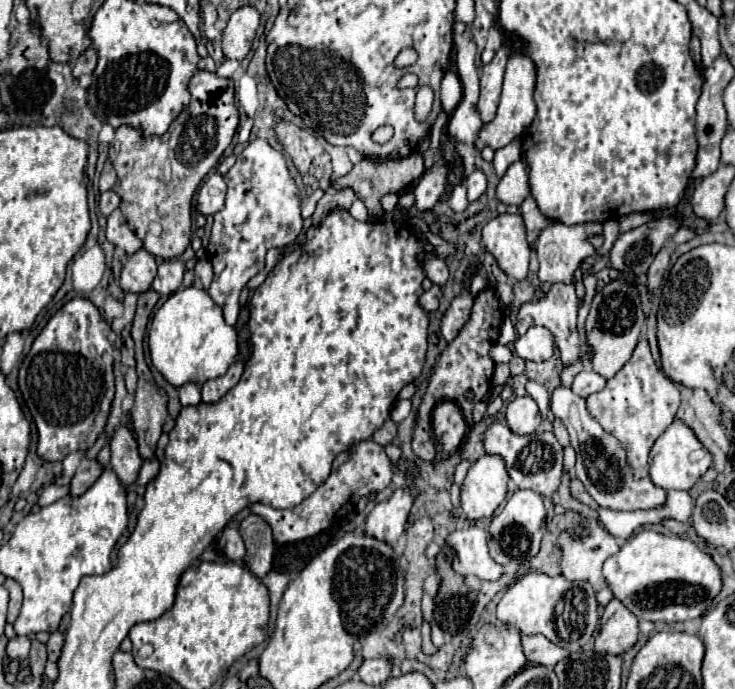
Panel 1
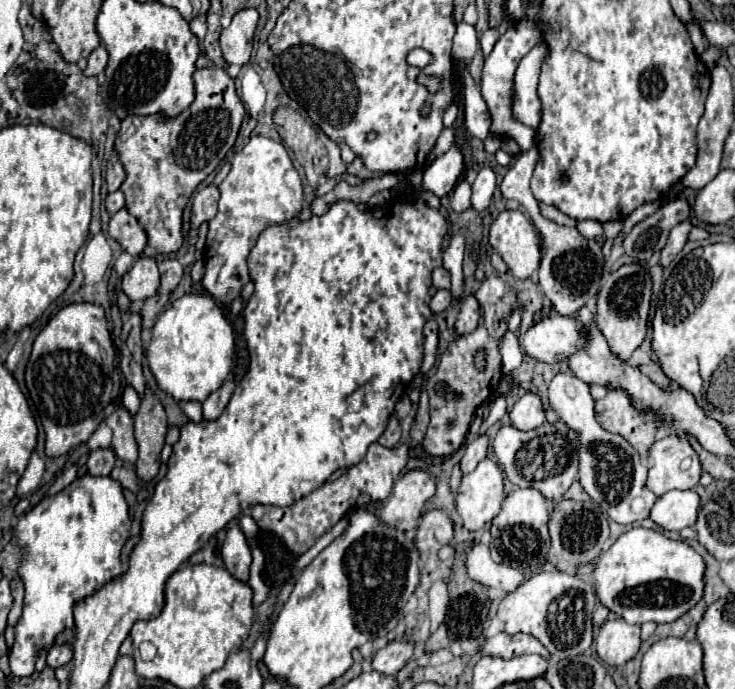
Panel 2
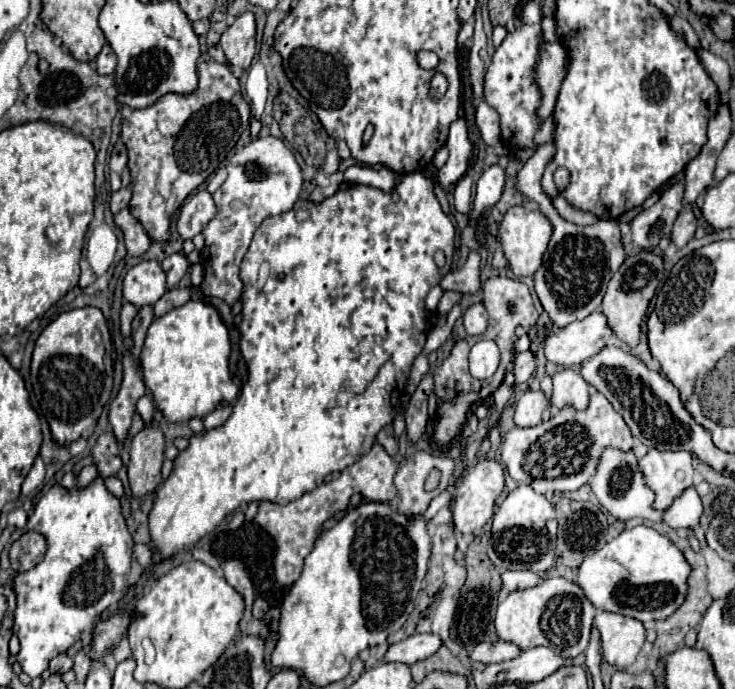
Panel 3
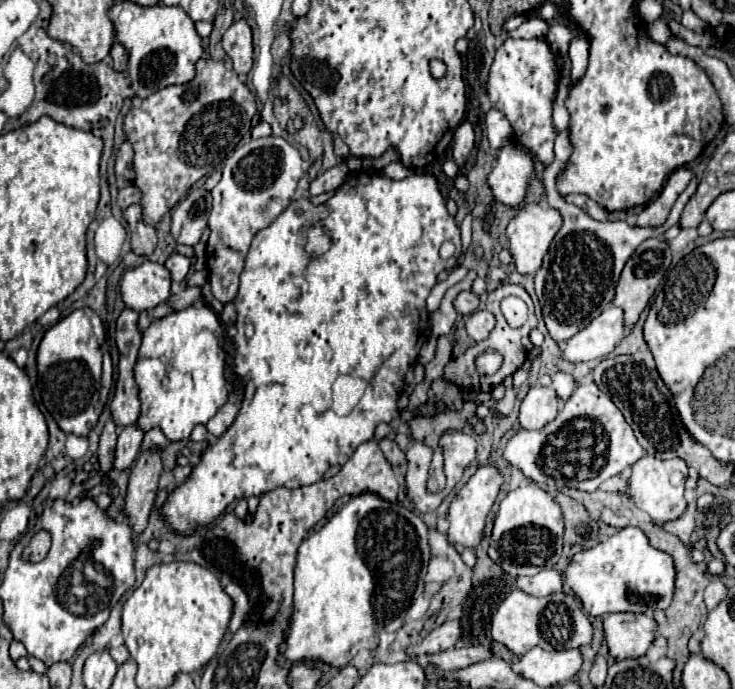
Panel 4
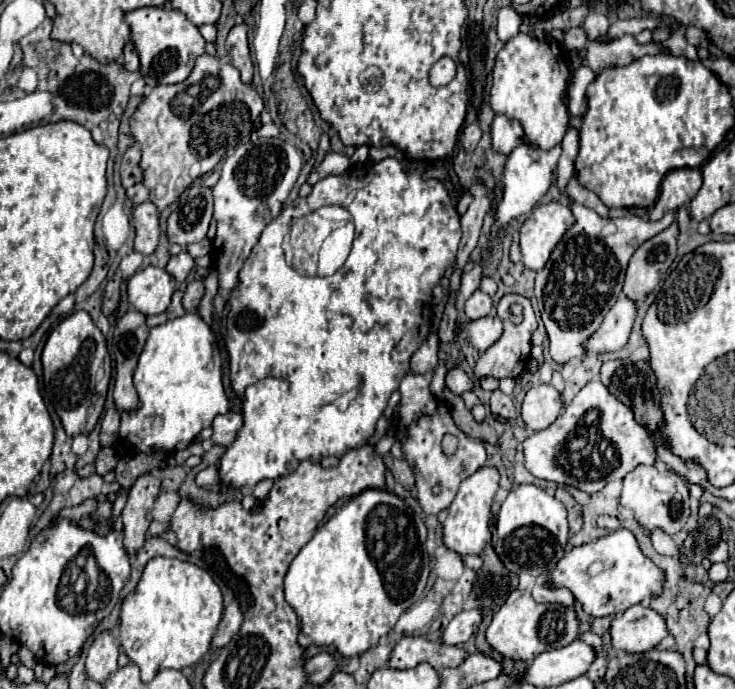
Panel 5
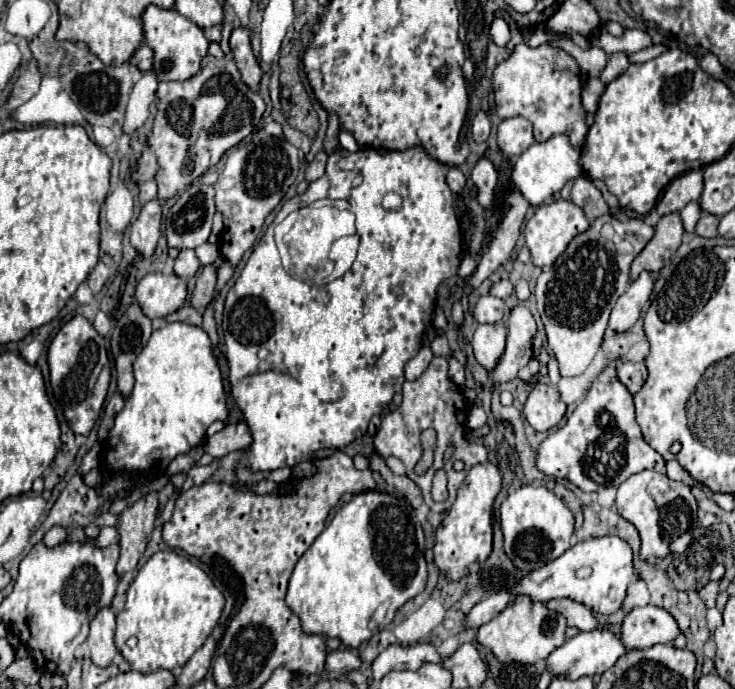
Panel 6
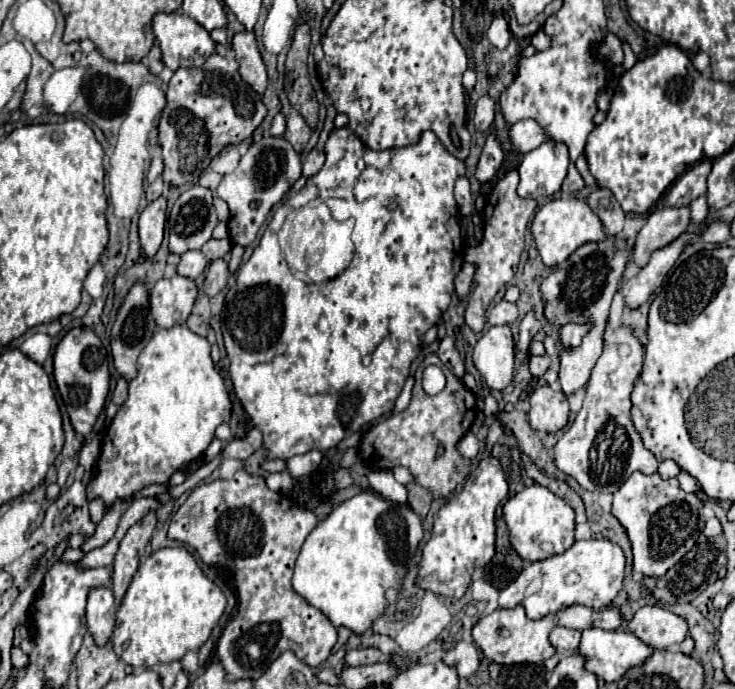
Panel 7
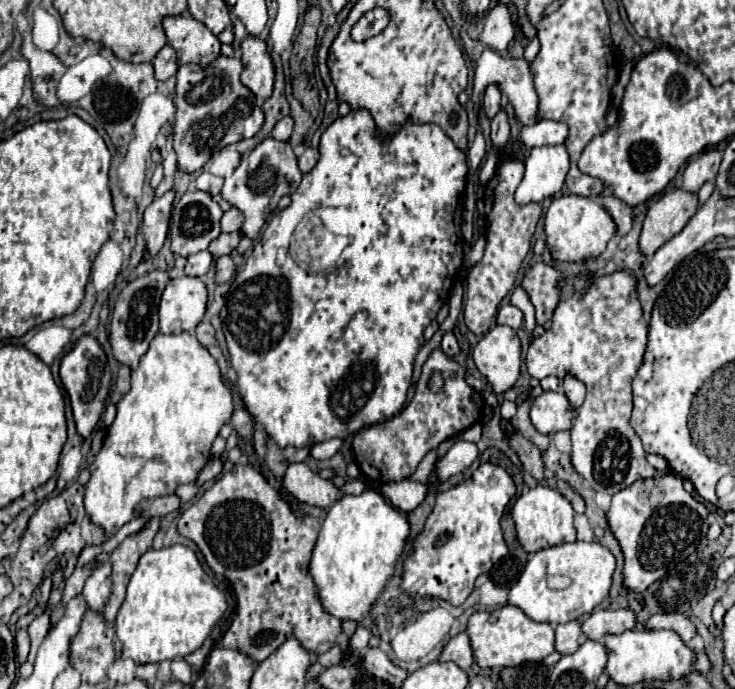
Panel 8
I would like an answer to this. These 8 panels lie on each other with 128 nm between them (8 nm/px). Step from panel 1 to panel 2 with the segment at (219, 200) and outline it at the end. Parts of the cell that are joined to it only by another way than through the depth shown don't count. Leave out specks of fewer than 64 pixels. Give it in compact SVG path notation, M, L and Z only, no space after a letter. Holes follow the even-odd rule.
M208 184L202 190L198 190L192 198L192 216L190 216L190 226L198 228L202 222L208 222L216 216L218 212L218 200L220 192L218 186Z

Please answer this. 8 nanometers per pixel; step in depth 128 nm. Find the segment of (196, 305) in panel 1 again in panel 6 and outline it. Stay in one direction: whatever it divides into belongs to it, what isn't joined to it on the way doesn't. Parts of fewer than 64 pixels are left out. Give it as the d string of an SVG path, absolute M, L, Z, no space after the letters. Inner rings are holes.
M170 322L154 330L148 344L134 360L134 380L136 380L134 390L130 398L126 398L124 410L116 416L114 428L110 430L110 438L106 446L104 460L114 472L128 470L128 472L140 472L146 476L164 474L168 464L176 456L186 454L188 450L192 450L204 440L206 428L212 422L228 418L222 374L212 354L210 338L200 326L192 326L186 322Z

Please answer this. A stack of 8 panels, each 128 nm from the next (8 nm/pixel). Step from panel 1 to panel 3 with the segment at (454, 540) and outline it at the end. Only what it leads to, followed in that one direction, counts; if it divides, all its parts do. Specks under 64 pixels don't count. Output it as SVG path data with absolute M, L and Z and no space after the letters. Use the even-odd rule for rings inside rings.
M500 570L502 578L502 590L512 592L512 590L524 590L530 588L532 584L538 584L540 578L534 572L512 572L512 570Z

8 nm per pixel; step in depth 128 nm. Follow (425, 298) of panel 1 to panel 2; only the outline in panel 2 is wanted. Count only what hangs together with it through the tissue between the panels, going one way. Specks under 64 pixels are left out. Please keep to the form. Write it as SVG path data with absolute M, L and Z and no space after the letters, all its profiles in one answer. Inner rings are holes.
M438 290L438 292L432 296L432 300L430 300L430 310L432 310L434 314L438 314L438 312L442 312L442 310L446 310L446 308L450 306L450 300L452 300L450 290Z

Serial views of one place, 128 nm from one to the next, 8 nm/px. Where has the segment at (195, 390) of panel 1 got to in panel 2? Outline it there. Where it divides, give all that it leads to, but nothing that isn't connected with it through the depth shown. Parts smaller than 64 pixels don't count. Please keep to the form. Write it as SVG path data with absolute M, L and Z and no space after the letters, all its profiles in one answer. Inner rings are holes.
M188 400L188 402L182 402L180 404L184 414L190 418L190 420L202 420L202 404L196 402L196 400Z

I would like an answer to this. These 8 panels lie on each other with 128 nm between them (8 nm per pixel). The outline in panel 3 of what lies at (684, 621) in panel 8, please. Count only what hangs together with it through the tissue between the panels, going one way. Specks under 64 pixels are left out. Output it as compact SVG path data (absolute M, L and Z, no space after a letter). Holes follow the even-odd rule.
M600 612L594 624L602 634L602 658L618 670L628 668L644 646L644 626L614 612Z

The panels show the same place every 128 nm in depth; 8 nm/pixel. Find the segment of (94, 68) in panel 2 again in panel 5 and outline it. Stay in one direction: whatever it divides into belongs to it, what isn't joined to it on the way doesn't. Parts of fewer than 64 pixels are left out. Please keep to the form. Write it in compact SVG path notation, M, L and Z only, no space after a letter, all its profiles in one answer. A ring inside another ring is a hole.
M130 42L124 46L124 52L122 52L122 64L124 64L124 68L130 70L130 72L136 72L136 70L140 68L140 62L138 62L136 50L132 48Z

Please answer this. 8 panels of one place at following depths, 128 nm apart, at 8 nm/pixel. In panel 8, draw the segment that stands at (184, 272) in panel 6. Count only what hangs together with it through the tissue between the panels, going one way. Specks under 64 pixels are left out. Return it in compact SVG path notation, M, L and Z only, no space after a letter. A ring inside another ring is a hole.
M202 250L198 254L188 256L184 272L186 272L186 276L198 276L198 278L202 278L202 276L206 276L210 264L212 264L212 254L208 250Z

